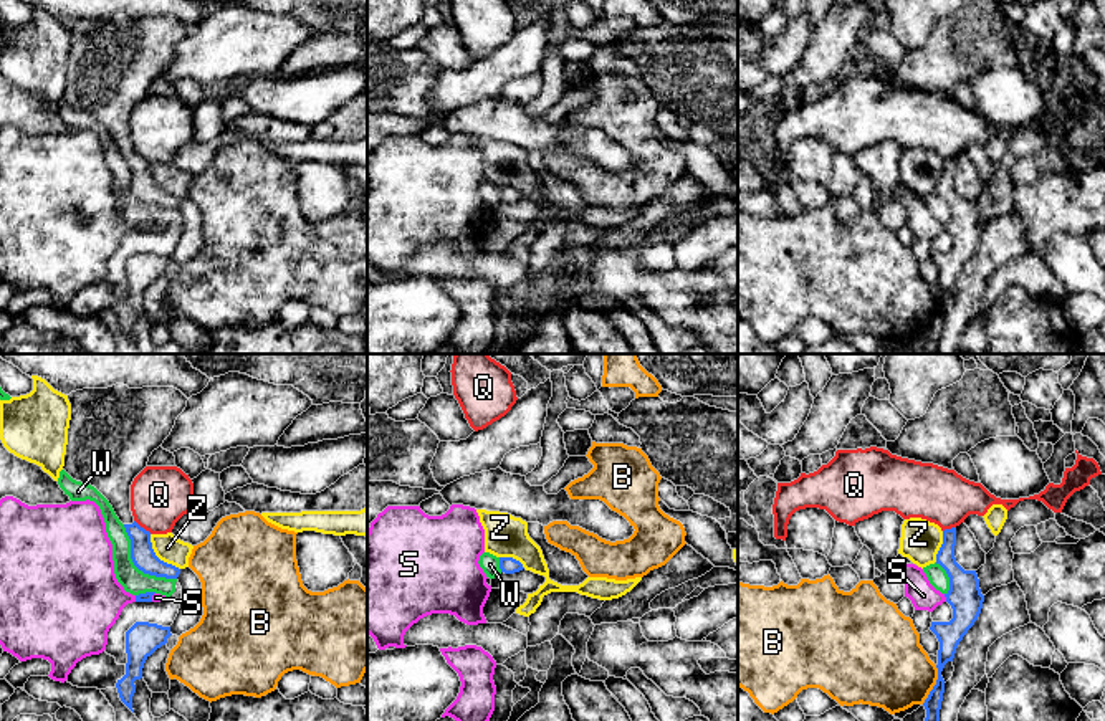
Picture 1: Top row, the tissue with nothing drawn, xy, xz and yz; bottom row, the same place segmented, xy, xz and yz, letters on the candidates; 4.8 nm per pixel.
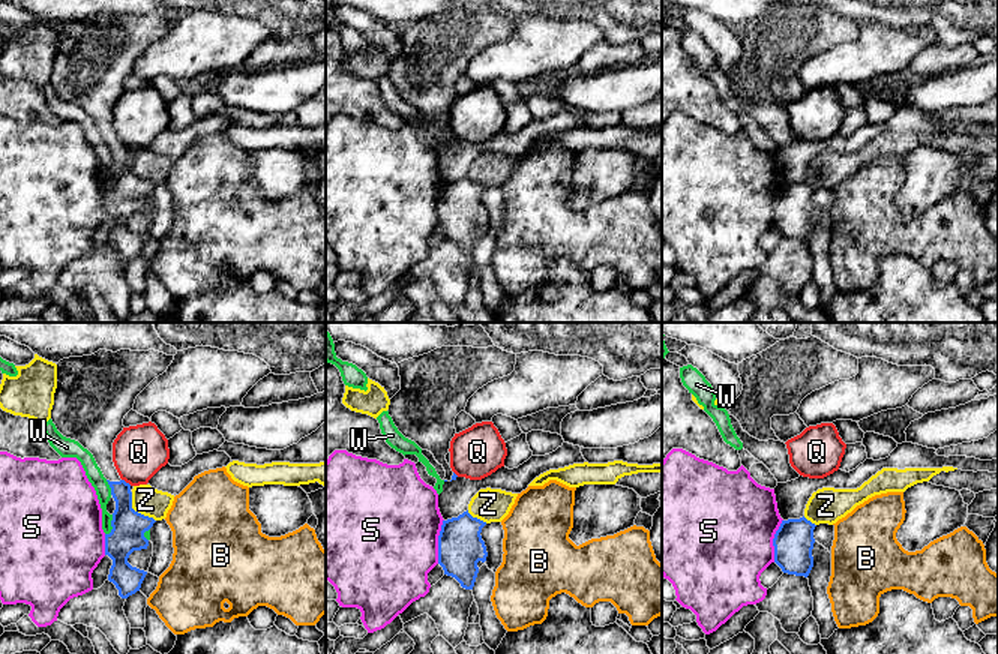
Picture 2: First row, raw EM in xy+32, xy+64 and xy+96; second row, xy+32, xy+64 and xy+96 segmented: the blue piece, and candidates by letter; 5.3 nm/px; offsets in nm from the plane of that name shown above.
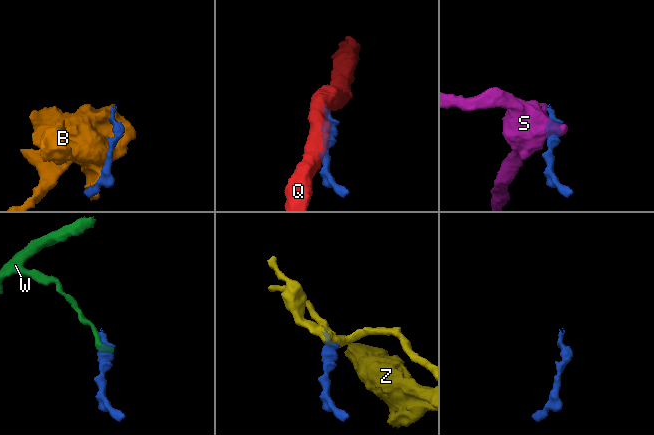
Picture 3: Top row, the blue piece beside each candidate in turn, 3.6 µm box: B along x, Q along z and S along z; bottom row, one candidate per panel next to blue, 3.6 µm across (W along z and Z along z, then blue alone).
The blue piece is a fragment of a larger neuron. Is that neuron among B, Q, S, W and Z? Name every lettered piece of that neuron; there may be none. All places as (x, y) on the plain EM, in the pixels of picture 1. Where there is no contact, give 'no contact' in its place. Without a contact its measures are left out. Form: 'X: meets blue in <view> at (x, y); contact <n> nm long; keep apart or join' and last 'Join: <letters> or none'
B: meets blue in yz at (935, 315); contact 200 nm long; keep apart
Q: meets blue in xy at (143, 157); contact 110 nm long; keep apart
S: meets blue in yz at (945, 225); contact 40 nm long; keep apart
W: meets blue in xy at (136, 195); contact 380 nm long; keep apart
Z: meets blue in xy at (156, 186); contact 220 nm long; keep apart
Join: none

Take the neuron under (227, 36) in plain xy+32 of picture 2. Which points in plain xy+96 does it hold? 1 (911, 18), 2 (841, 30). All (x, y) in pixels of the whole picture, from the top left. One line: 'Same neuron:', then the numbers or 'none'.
Same neuron: none

